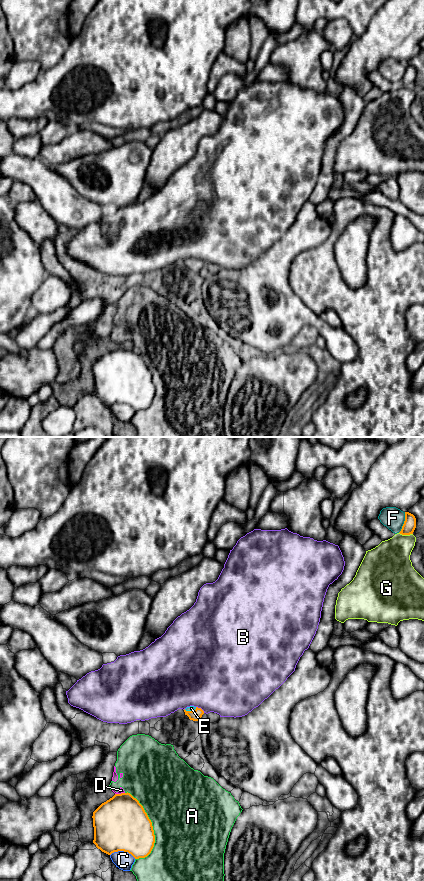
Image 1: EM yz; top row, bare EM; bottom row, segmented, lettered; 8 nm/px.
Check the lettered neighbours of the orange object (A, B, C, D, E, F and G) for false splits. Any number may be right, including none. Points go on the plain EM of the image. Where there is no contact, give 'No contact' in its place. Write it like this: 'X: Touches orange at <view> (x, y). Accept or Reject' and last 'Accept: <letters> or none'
A: Touches orange at yz (151, 375). Reject
B: Touches orange at yz (200, 260). Reject
C: Touches orange at yz (123, 402). Reject
D: Touches orange at yz (119, 346). Reject
E: Touches orange at yz (190, 263). Accept
F: Touches orange at yz (404, 74). Reject
G: Touches orange at yz (406, 86). Reject
Accept: E

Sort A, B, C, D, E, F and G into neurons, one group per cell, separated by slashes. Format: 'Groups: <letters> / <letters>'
Groups: A D / B / C / E / F / G

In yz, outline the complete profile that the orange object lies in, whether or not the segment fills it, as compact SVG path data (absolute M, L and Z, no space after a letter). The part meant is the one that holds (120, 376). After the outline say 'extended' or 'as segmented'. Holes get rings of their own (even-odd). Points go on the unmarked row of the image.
M130 345L115 346L93 364L93 395L111 407L124 403L135 411L147 409L155 395L152 374Z; as segmented

